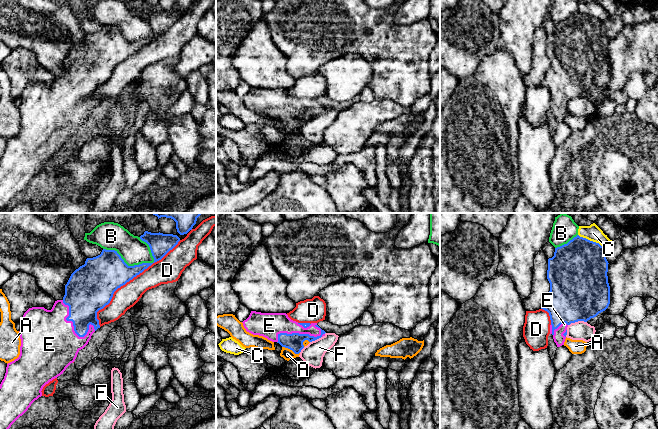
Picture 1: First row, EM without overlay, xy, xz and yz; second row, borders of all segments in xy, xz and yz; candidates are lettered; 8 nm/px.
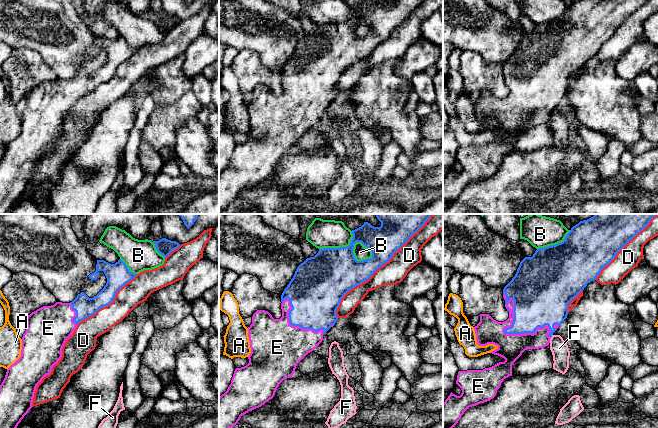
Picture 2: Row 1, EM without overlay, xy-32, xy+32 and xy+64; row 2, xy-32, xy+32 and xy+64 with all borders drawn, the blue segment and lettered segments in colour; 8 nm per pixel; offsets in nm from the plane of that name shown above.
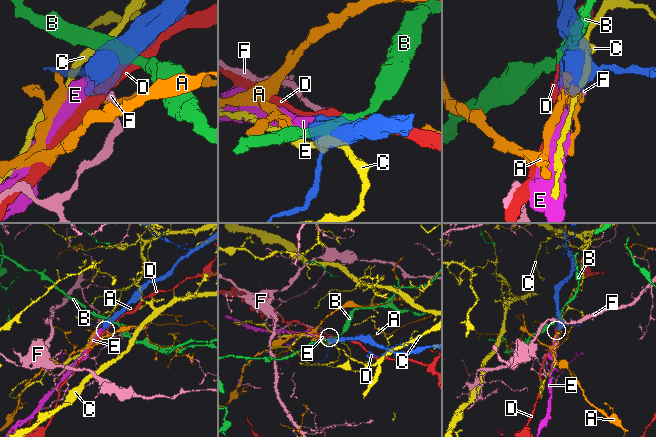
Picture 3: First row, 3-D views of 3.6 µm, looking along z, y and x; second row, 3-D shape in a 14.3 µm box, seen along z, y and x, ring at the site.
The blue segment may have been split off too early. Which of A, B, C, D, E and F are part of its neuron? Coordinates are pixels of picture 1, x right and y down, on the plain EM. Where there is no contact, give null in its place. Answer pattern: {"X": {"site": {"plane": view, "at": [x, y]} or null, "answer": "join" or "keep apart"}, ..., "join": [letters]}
{"A": {"site": {"plane": "xz", "at": [291, 125]}, "answer": "keep apart"}, "B": {"site": {"plane": "xy", "at": [127, 41]}, "answer": "keep apart"}, "C": {"site": {"plane": "yz", "at": [591, 17]}, "answer": "keep apart"}, "D": {"site": {"plane": "xy", "at": [129, 56]}, "answer": "keep apart"}, "E": {"site": {"plane": "xz", "at": [297, 109]}, "answer": "join"}, "F": {"site": {"plane": "yz", "at": [577, 97]}, "answer": "keep apart"}, "join": ["E"]}

